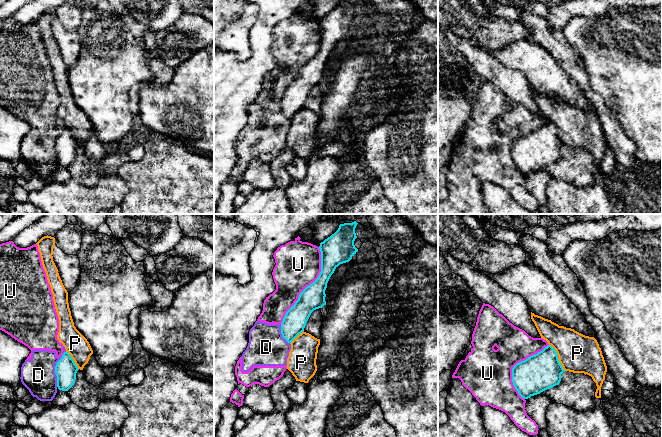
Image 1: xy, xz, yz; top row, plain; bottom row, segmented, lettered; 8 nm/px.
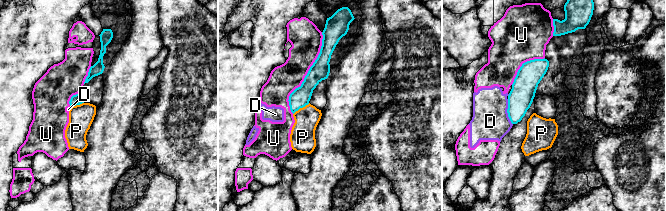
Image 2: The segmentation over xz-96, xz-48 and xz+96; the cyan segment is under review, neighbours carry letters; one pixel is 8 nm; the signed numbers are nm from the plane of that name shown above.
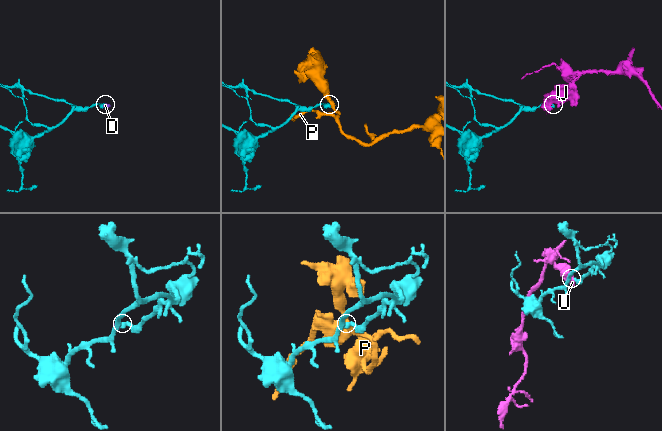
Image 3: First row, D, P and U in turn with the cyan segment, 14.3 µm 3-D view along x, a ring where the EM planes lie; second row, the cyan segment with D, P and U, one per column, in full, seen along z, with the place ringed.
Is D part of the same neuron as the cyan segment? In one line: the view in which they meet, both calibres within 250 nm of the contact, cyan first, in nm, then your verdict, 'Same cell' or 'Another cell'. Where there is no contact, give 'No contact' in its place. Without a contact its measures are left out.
Touches cyan in xy. Thickness 170 nm (cyan) against 280 nm. Another cell

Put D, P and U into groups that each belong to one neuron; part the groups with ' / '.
D U / P

